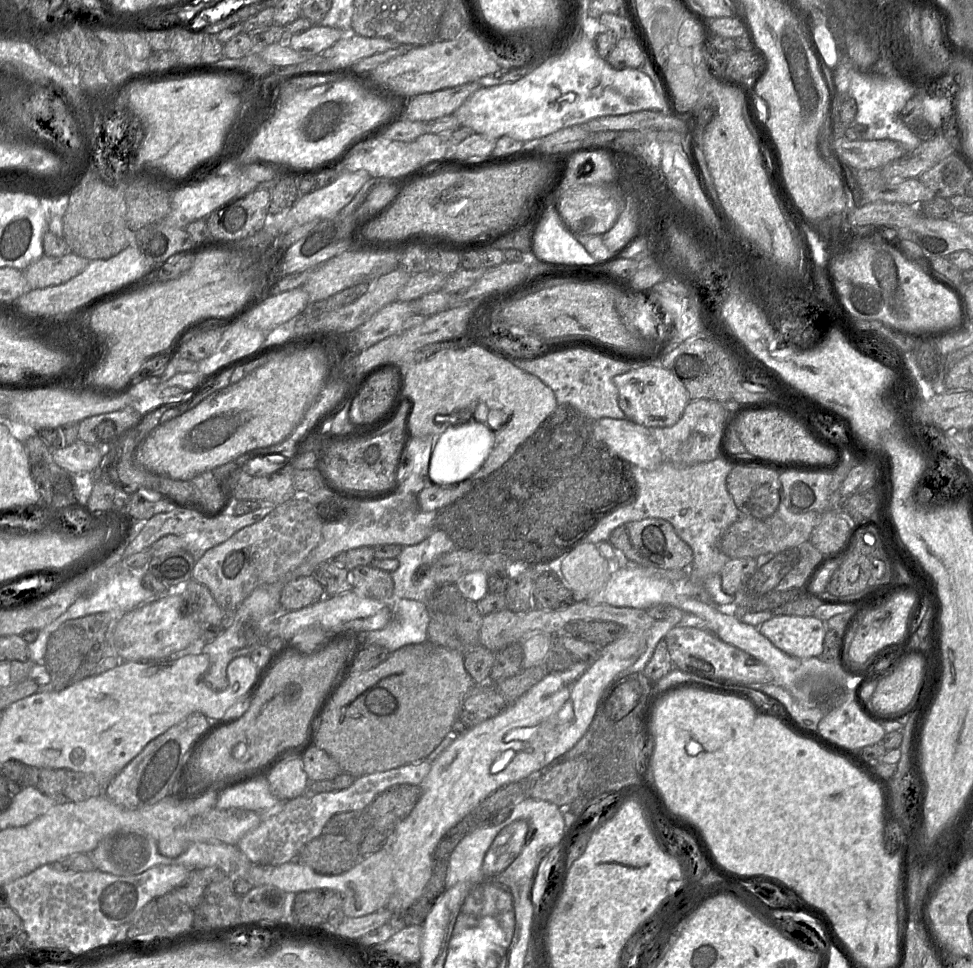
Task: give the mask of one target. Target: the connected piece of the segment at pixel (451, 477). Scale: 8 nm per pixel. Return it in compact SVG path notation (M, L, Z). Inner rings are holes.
M483 422L448 427L435 444L429 464L430 478L441 484L458 483L470 479L488 458L494 445L493 428Z

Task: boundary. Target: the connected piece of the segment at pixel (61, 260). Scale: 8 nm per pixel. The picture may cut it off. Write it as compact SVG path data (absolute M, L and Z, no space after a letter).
M72 251L60 257L44 255L22 270L28 291L62 284L84 270L88 262L89 260Z

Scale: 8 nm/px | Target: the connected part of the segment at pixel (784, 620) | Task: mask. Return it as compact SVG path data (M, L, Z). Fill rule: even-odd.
M773 616L758 628L776 648L796 658L820 657L827 622L814 616Z

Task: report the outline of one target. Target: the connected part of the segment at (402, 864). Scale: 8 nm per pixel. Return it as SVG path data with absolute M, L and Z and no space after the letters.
M625 630L624 635L622 637L615 640L609 645L600 647L598 653L590 660L577 661L577 663L573 667L571 667L566 671L549 672L541 681L539 681L537 684L532 686L524 695L522 695L513 703L509 703L507 708L503 710L500 714L481 722L475 727L468 727L466 733L457 737L451 743L451 745L441 754L441 756L432 762L432 767L428 776L421 783L422 795L418 803L414 807L414 809L411 811L411 813L406 818L401 820L394 827L394 829L389 834L387 834L387 838L385 839L385 842L377 852L368 855L366 857L363 857L349 871L346 871L339 875L322 875L315 872L309 866L306 866L298 862L297 860L293 860L280 865L263 866L265 869L265 883L271 884L287 893L294 892L296 894L302 891L314 890L314 889L334 890L341 895L342 898L341 909L343 910L345 917L349 917L349 918L362 917L380 911L382 909L390 910L394 916L401 916L401 914L405 910L407 910L422 894L424 887L426 886L426 884L428 883L428 881L430 880L433 874L434 850L438 842L440 841L440 839L452 827L454 827L459 821L461 821L467 813L469 813L472 809L474 809L481 800L485 799L488 795L496 791L498 788L508 785L509 783L512 783L514 781L518 781L519 779L522 779L528 776L529 774L531 774L532 772L537 771L541 768L550 767L556 762L567 761L567 760L563 760L562 757L563 754L566 753L568 750L570 750L574 745L576 745L576 743L582 738L582 736L588 730L594 718L594 715L596 713L598 702L605 689L608 687L608 685L613 681L613 679L616 676L618 676L619 674L624 672L627 668L629 668L631 665L633 665L637 661L641 653L643 652L645 647L645 632L646 631Z

